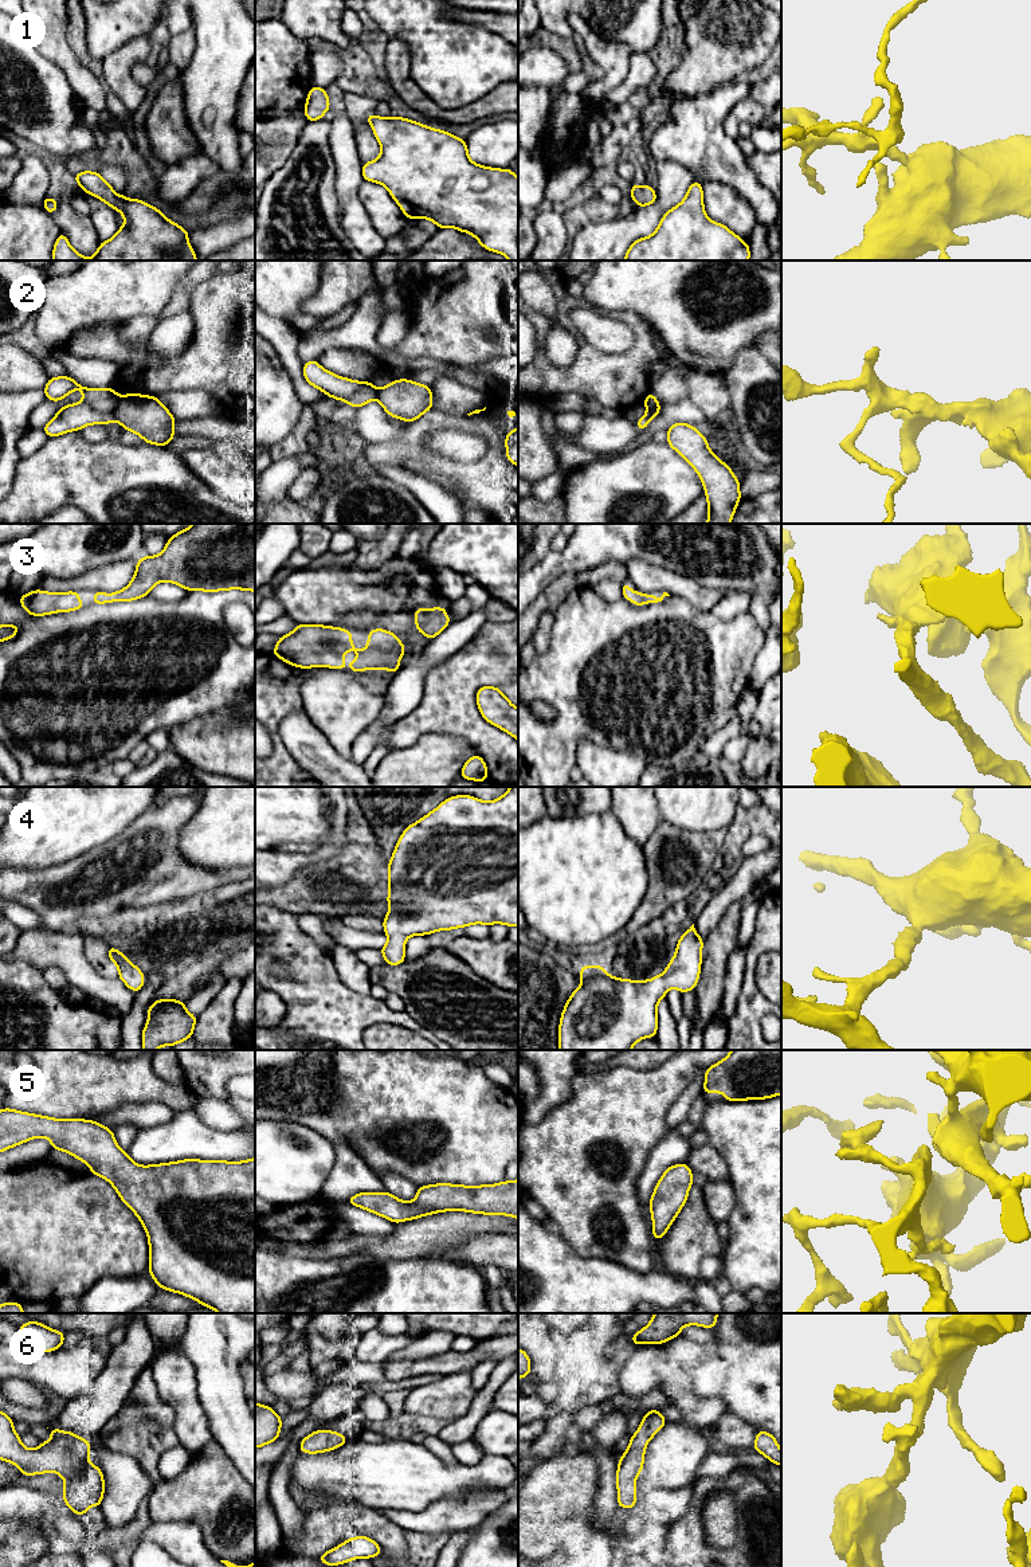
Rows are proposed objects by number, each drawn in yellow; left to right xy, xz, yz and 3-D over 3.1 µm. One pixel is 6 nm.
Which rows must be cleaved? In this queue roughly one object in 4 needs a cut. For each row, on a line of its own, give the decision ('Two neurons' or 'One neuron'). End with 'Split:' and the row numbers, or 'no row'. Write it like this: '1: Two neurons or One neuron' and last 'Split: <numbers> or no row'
1: One neuron
2: Two neurons
3: One neuron
4: One neuron
5: One neuron
6: One neuron
Split: 2

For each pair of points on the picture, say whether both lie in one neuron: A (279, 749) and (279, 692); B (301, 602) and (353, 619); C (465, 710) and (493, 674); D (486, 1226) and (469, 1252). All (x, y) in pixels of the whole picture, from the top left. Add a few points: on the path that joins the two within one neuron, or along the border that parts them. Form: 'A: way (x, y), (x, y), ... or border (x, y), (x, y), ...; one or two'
A: way (274, 735), (273, 706); one
B: border (375, 611), (349, 611), (336, 626); two
C: way (465, 700), (465, 693), (482, 676); one
D: border (502, 1233), (474, 1236), (462, 1241), (451, 1250); two

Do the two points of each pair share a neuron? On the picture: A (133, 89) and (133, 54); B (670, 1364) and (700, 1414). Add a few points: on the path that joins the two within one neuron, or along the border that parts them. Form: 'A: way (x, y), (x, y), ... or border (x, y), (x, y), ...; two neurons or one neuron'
A: way (125, 81), (125, 62); one neuron
B: way (673, 1376), (681, 1395), (688, 1402); one neuron

